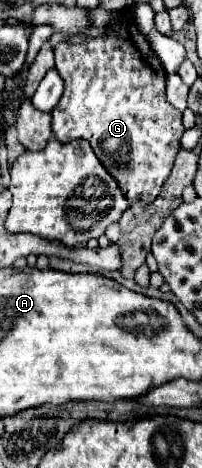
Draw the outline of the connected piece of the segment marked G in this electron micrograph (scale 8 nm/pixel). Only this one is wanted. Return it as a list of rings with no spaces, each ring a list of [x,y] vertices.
[[[121,18],[113,22],[107,34],[101,38],[91,38],[83,44],[55,46],[55,68],[65,82],[65,92],[57,108],[51,112],[53,136],[63,144],[75,138],[89,140],[101,164],[121,186],[125,198],[129,202],[151,204],[171,174],[185,128],[181,124],[181,112],[165,100],[165,70],[151,50],[147,38],[137,30],[135,24],[131,34],[131,18]]]

